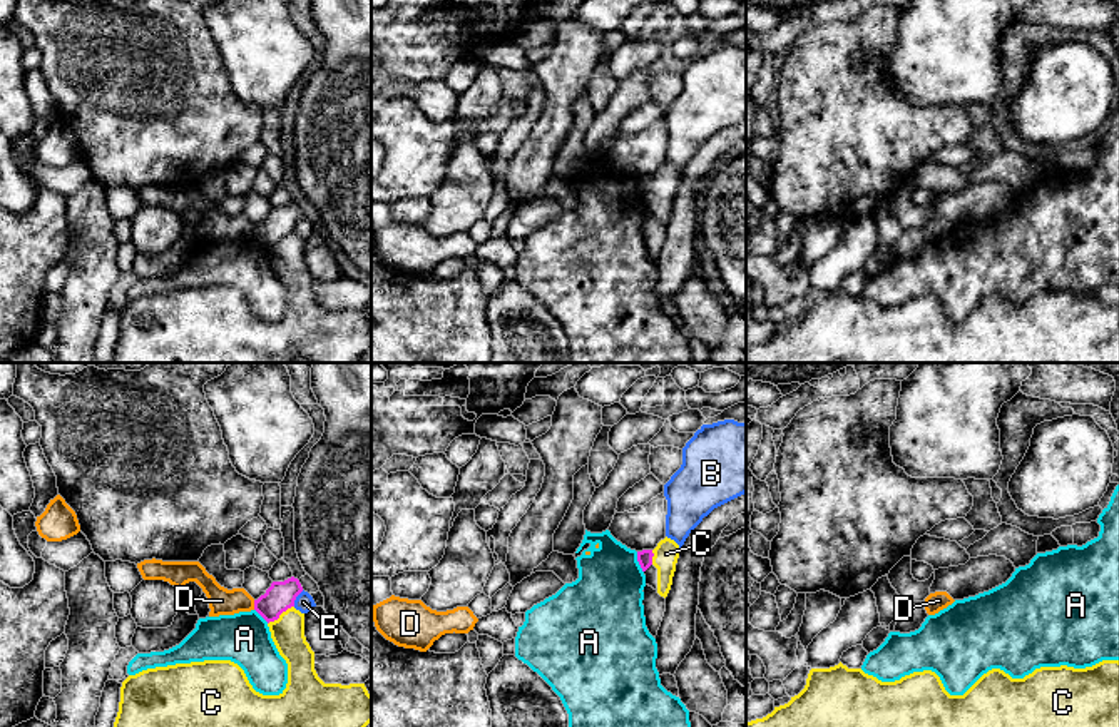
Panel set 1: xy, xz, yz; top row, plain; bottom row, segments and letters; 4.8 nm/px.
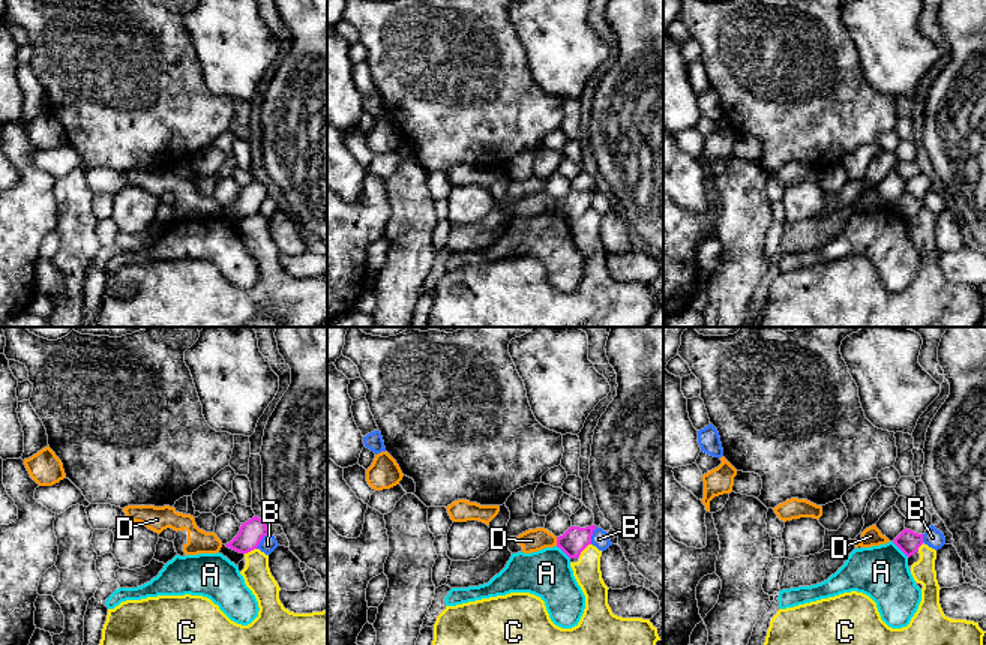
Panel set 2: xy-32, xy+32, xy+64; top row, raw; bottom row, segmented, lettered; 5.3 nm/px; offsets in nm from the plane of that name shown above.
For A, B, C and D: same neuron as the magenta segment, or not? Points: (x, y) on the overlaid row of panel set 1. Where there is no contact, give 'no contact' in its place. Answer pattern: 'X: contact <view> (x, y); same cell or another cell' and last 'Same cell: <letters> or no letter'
A: contact xz (638, 560); another cell
B: contact xy (295, 599); another cell
C: contact xy (280, 614); another cell
D: contact xy (255, 605); another cell
Same cell: no letter

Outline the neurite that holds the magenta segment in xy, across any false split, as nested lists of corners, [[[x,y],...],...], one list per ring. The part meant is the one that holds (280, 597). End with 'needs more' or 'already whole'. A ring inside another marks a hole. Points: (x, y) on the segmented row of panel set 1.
[[[298,578],[273,582],[271,587],[254,600],[254,610],[269,623],[279,618],[283,612],[294,607],[296,597],[303,592]]]; already whole

